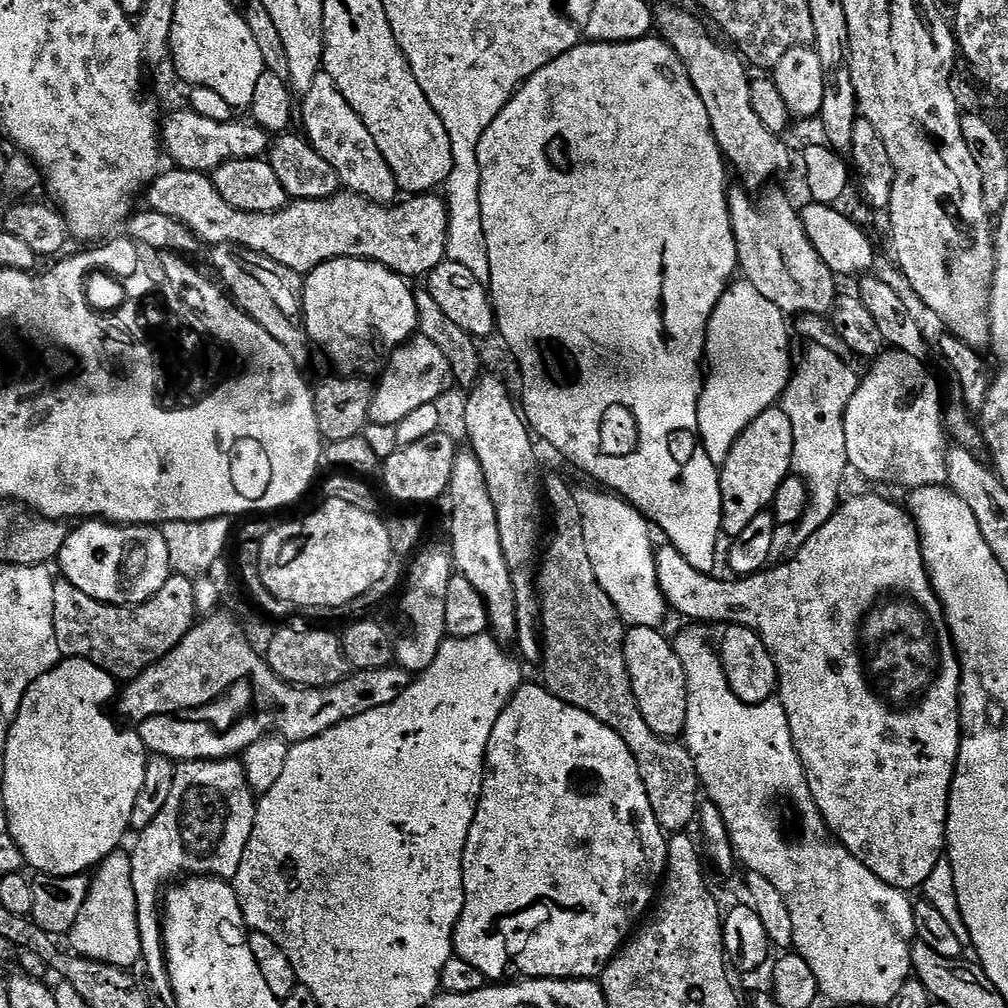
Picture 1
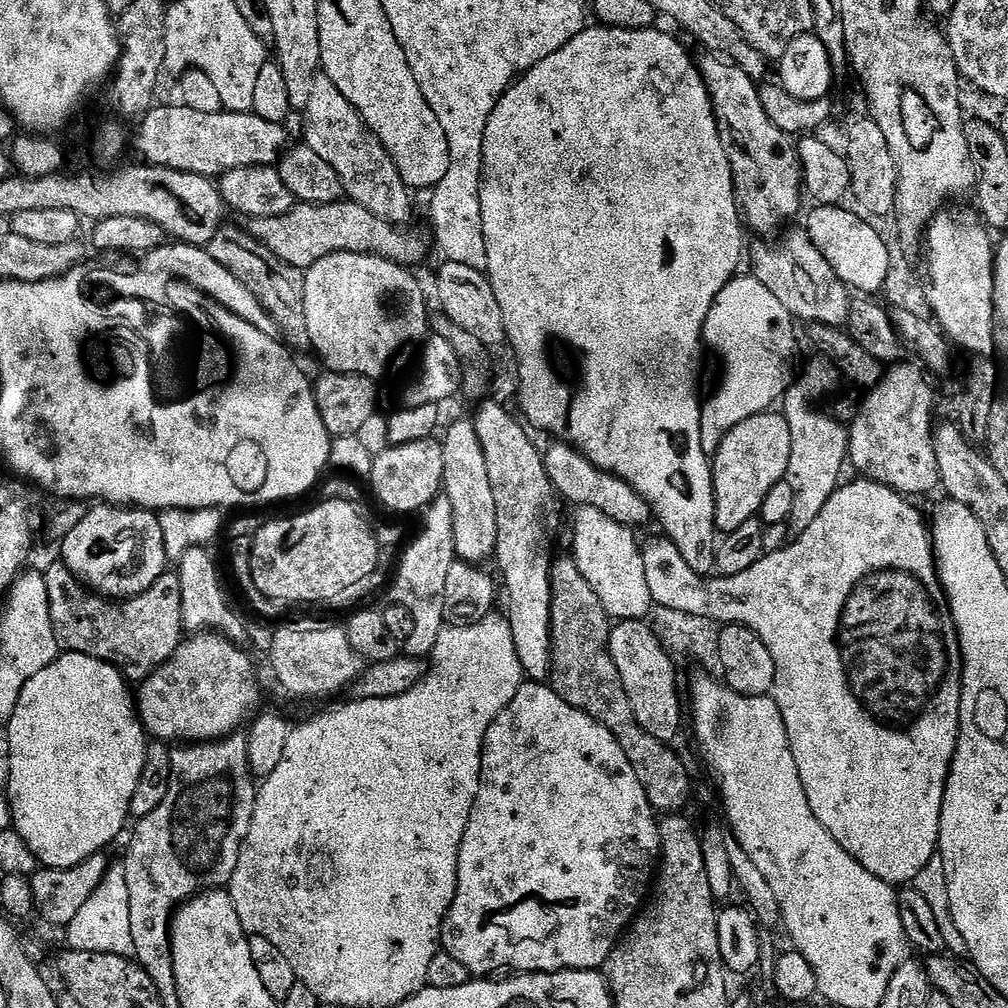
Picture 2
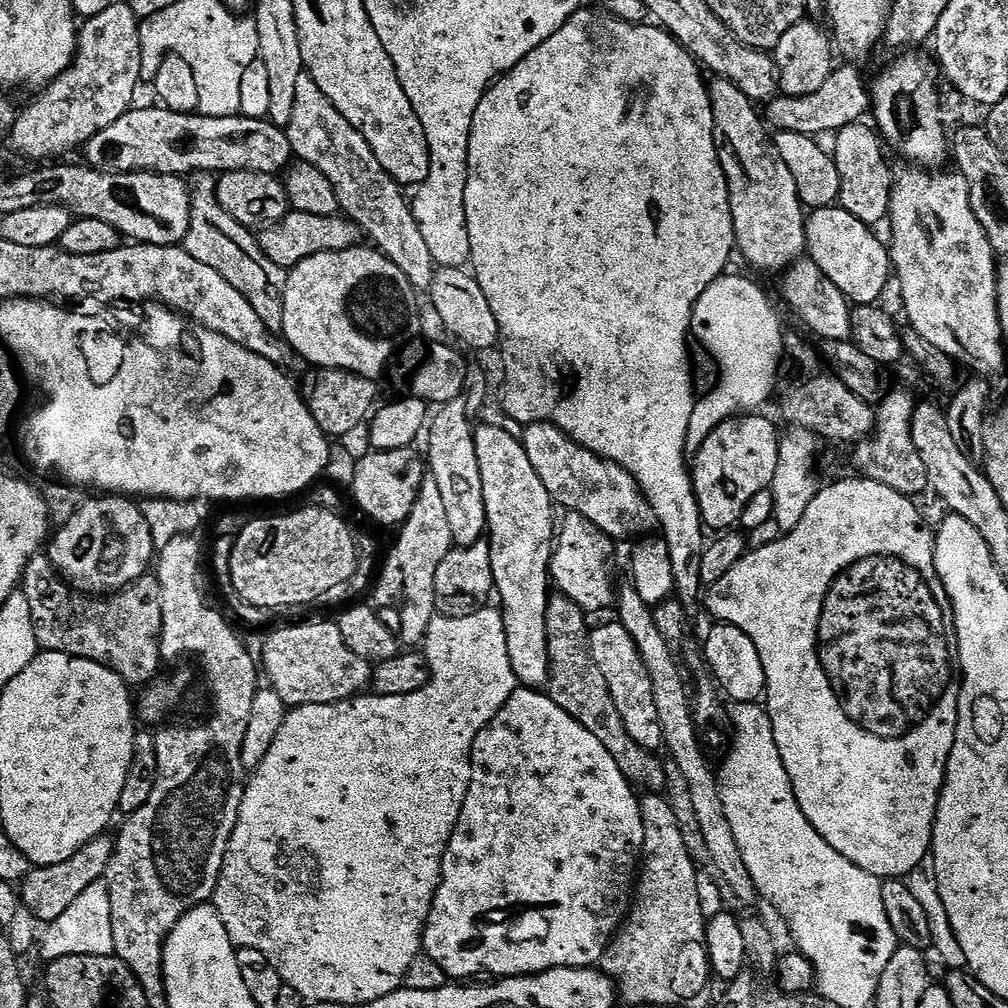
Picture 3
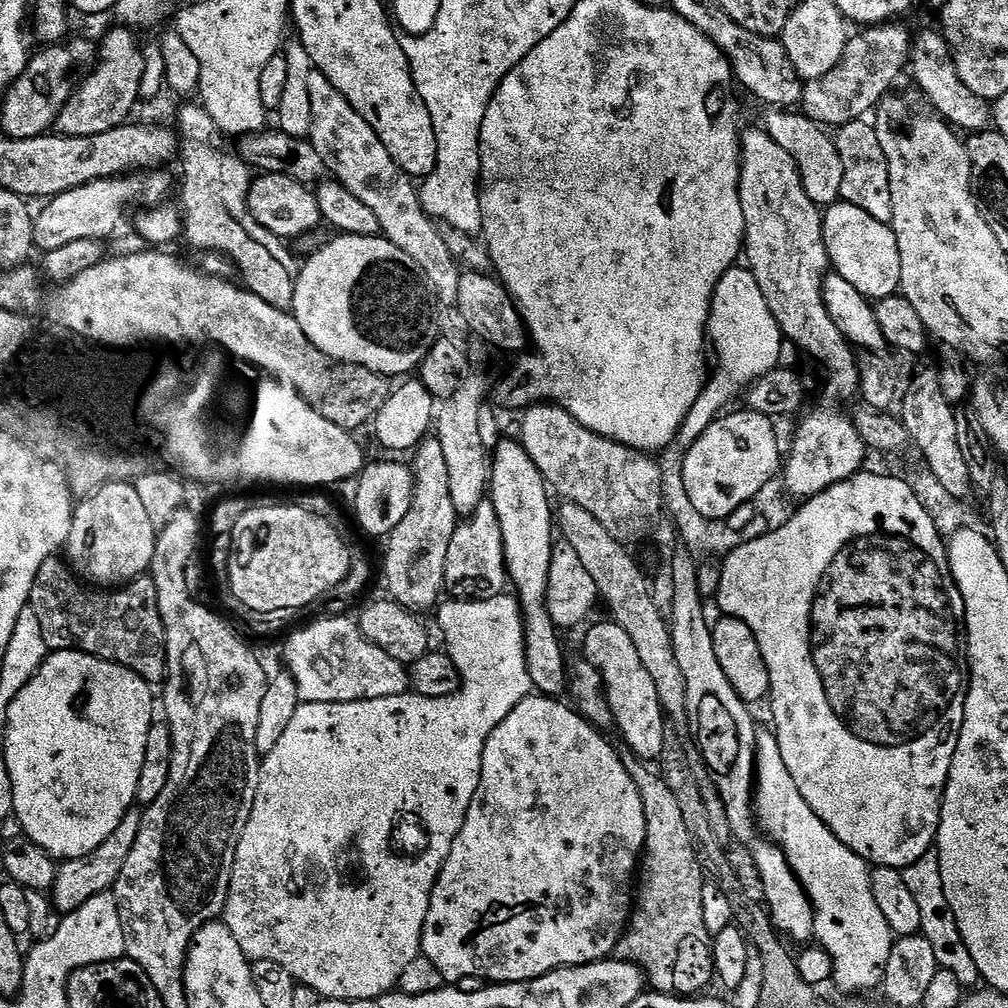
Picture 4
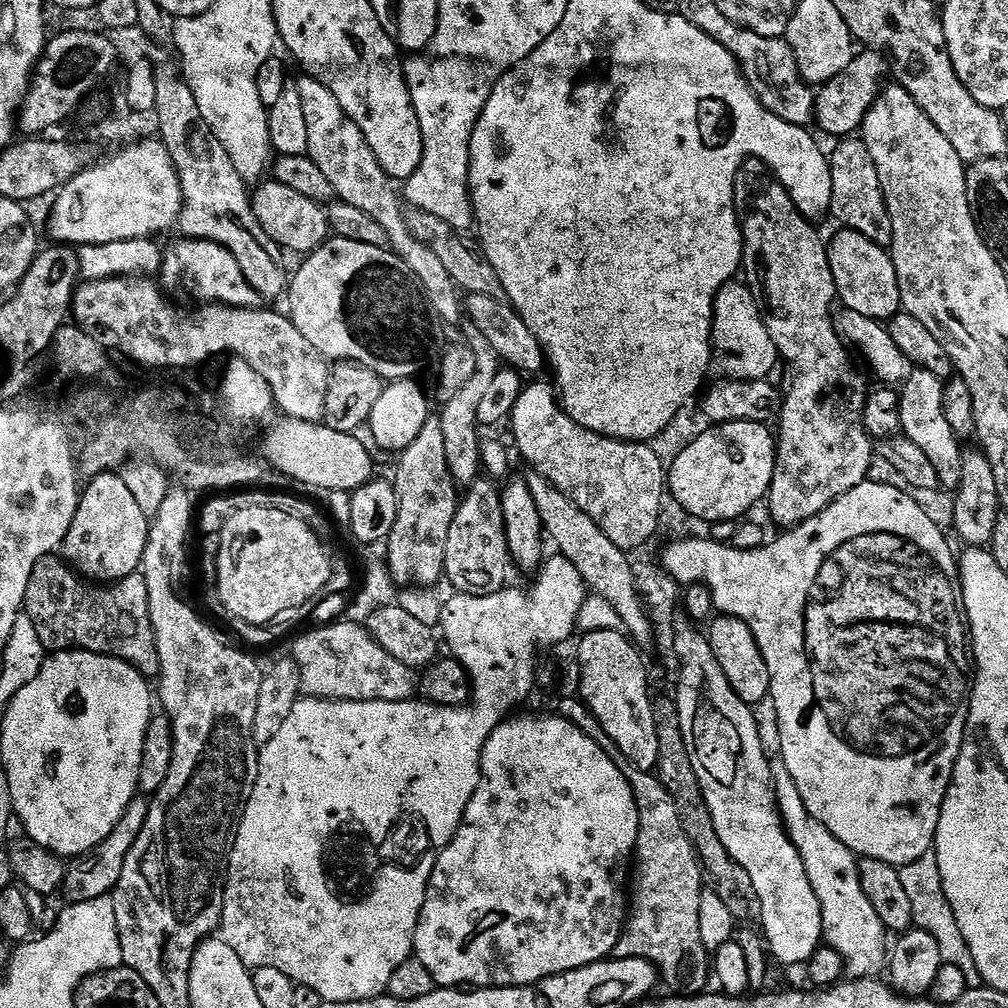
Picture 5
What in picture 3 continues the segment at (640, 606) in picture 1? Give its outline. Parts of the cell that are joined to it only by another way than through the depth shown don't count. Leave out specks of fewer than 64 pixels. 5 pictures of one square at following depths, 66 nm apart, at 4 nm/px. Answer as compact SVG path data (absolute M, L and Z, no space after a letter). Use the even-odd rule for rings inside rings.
M569 511L562 520L553 549L550 578L560 588L559 593L587 613L600 612L616 602L616 592L610 589L610 564L615 543L580 513Z

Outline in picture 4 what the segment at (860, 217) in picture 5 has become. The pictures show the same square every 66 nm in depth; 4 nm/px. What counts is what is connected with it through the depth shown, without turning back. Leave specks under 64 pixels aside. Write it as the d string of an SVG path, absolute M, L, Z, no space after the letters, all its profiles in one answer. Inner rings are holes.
M856 121L846 124L839 129L834 136L837 153L840 155L844 177L842 178L841 192L843 203L858 206L878 222L891 225L892 223L892 199L890 198L890 174L886 154L882 154L882 142L878 142L878 134L871 123Z

